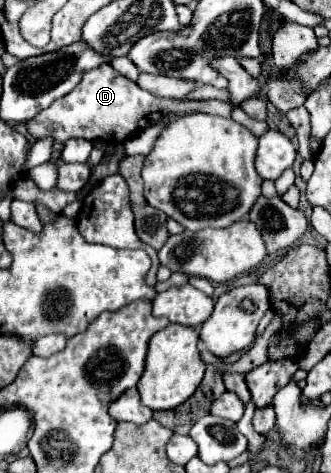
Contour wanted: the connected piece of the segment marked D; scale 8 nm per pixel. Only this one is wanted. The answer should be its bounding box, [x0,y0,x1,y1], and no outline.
[29,64,233,162]

